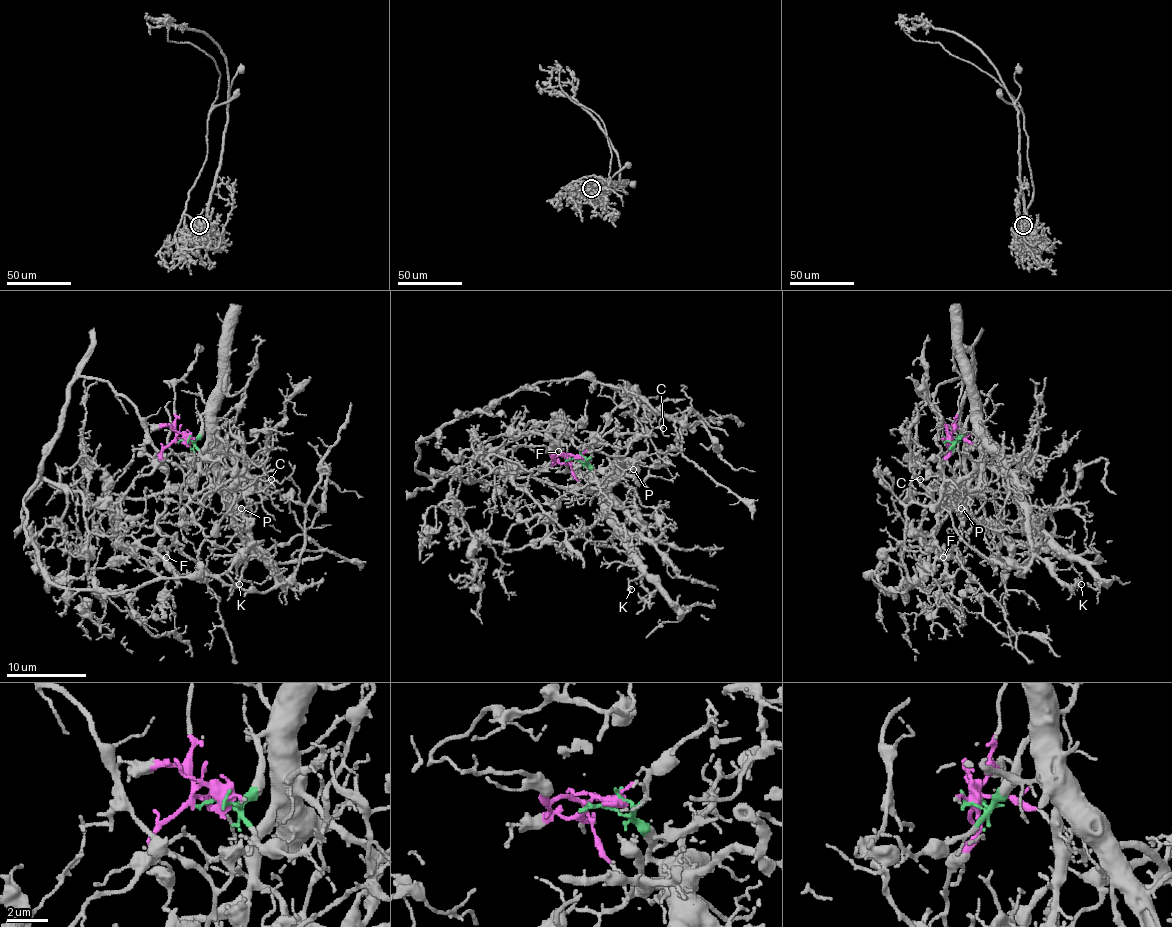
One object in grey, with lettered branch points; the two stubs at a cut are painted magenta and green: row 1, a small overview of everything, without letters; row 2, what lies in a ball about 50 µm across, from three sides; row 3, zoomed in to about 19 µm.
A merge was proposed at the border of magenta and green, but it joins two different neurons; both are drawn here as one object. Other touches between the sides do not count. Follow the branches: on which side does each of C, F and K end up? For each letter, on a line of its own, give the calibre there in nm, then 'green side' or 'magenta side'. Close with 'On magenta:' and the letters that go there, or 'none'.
C: calibre 100 nm; magenta side
F: calibre 120 nm; magenta side
K: calibre 90 nm; green side
On magenta: C, F

